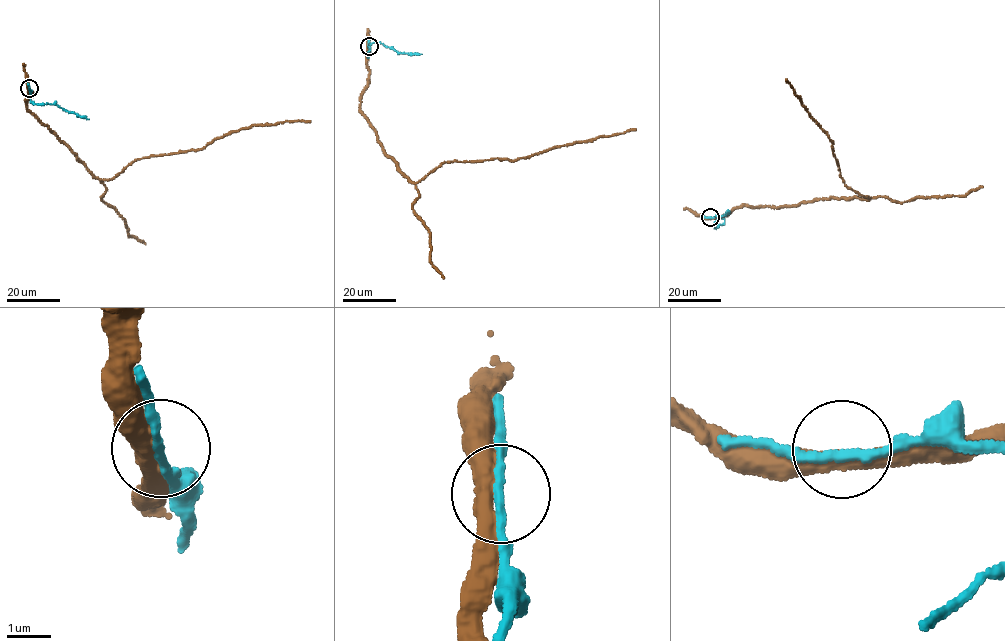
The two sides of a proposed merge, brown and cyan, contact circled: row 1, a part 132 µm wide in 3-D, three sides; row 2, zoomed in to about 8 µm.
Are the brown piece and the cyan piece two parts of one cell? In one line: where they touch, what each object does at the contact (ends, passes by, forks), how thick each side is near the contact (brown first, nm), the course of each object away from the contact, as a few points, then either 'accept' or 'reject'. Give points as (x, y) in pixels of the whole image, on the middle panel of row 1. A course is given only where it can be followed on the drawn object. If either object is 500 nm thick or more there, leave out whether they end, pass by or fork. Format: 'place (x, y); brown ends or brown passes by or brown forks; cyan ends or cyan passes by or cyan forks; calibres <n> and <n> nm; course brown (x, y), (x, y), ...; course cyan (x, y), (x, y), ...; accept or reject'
place (369, 46); brown passes by; cyan passes by; calibres 420 and 200 nm; course brown (368, 47), (369, 78), (360, 110), (383, 152), (402, 176), (415, 183), (445, 162), (516, 160), (636, 129); course cyan (369, 47), (368, 57), (371, 43), (381, 42), (398, 52), (421, 53); accept

